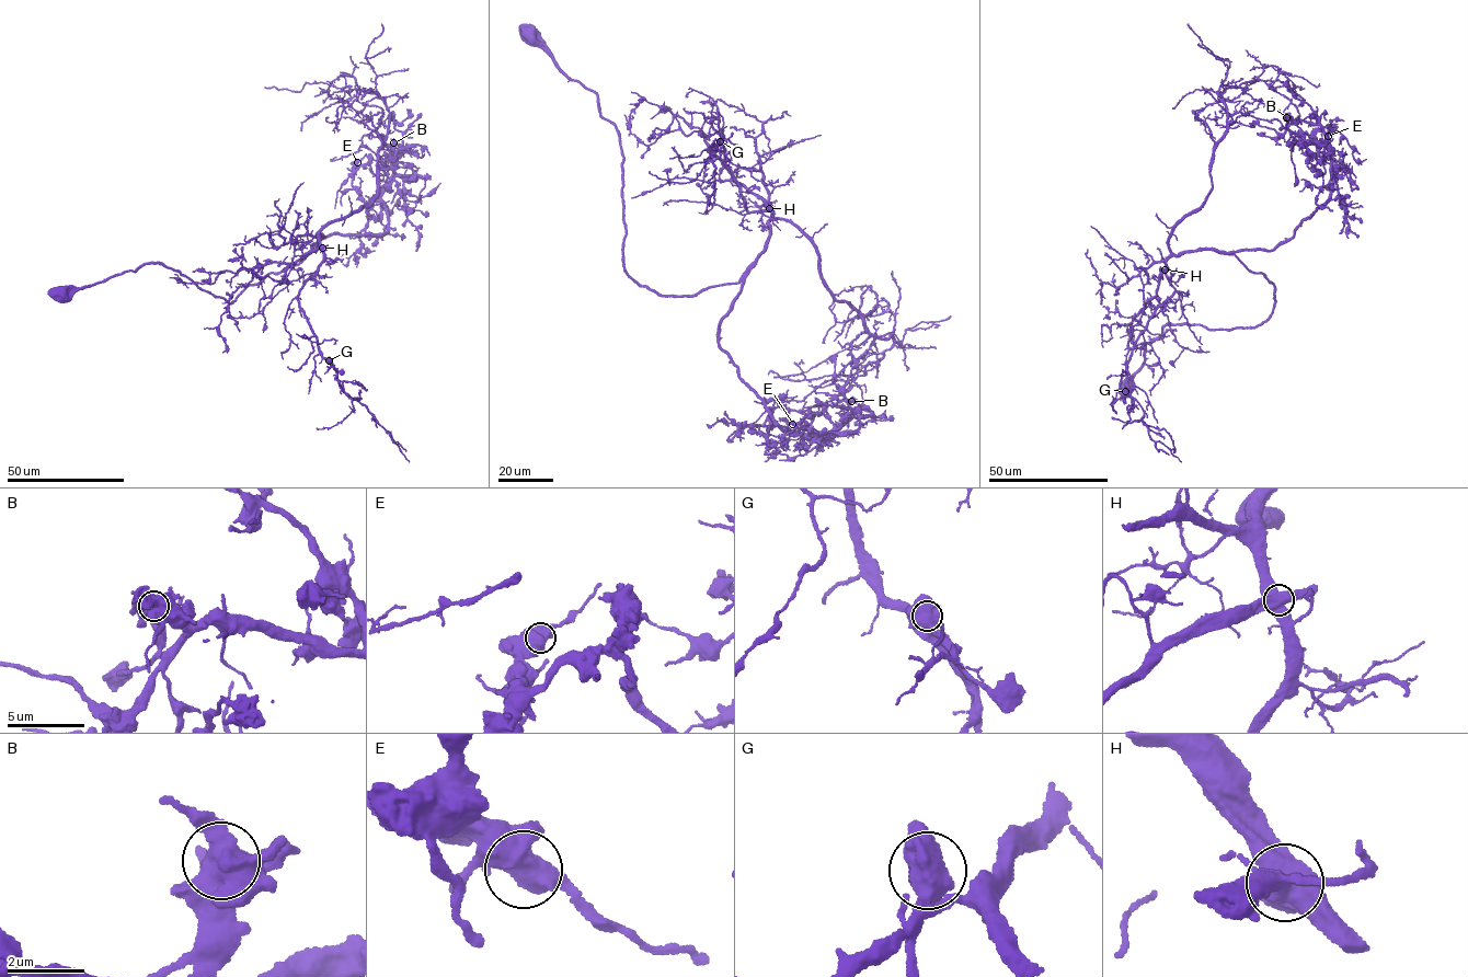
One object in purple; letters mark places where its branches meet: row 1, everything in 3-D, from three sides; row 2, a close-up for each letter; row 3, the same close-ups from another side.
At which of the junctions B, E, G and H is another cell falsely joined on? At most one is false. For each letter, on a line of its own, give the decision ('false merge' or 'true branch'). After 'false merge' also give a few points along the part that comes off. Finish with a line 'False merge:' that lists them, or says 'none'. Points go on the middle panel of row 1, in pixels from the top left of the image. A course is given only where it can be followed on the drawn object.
B: true branch
E: true branch
G: true branch
H: false merge | (769, 208), (737, 182), (700, 131), (686, 136), (674, 130), (642, 144), (629, 125), (638, 103)
False merge: H

